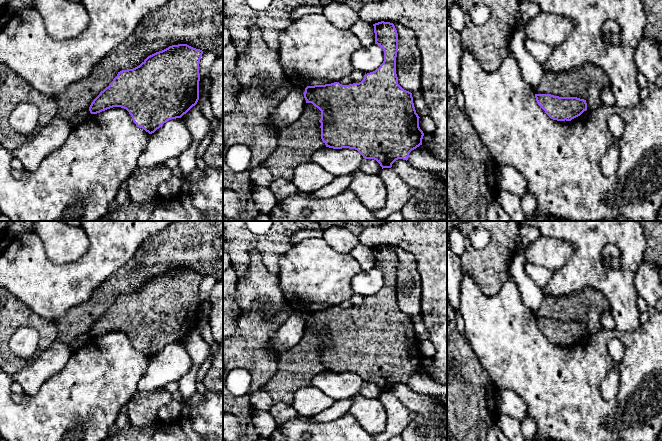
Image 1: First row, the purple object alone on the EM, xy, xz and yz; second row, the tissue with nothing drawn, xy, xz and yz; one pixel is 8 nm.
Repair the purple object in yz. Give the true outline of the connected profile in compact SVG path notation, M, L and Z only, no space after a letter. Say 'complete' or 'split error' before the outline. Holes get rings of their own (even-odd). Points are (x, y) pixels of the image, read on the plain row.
complete; M535 318L535 322L545 337L557 345L571 345L587 334L586 324L577 321Z

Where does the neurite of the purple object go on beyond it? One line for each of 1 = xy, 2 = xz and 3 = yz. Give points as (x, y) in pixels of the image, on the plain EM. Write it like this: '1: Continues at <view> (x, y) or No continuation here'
1: No continuation here
2: No continuation here
3: No continuation here

